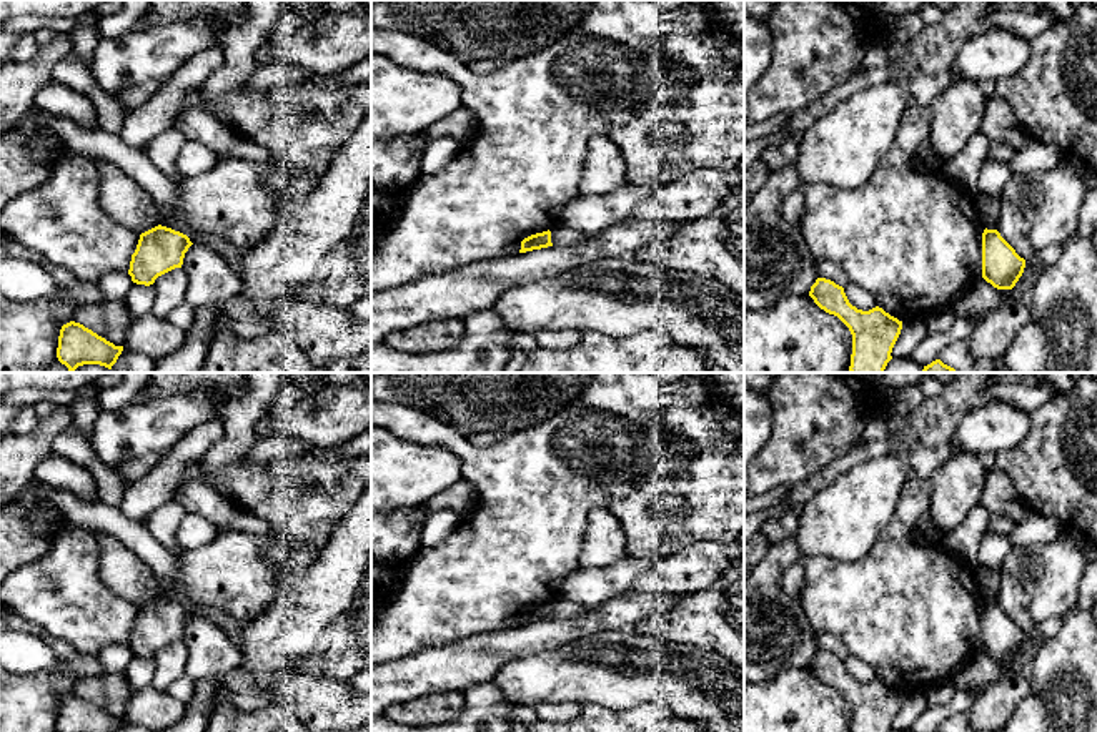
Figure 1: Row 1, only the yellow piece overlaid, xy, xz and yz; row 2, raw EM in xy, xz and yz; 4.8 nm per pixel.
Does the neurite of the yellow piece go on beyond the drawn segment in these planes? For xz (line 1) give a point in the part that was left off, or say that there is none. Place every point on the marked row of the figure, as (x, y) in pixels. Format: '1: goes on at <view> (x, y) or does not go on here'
1: does not go on here

